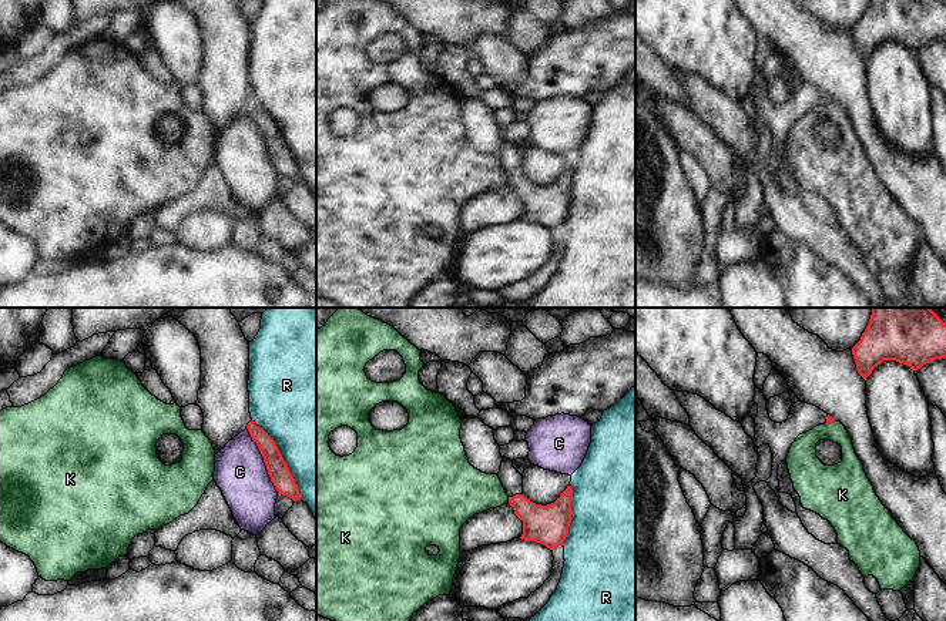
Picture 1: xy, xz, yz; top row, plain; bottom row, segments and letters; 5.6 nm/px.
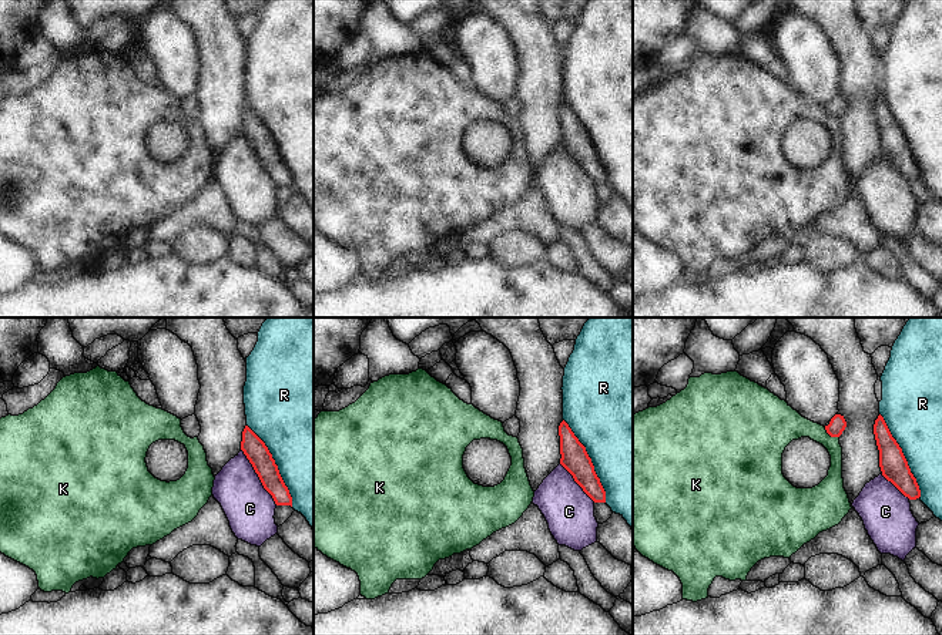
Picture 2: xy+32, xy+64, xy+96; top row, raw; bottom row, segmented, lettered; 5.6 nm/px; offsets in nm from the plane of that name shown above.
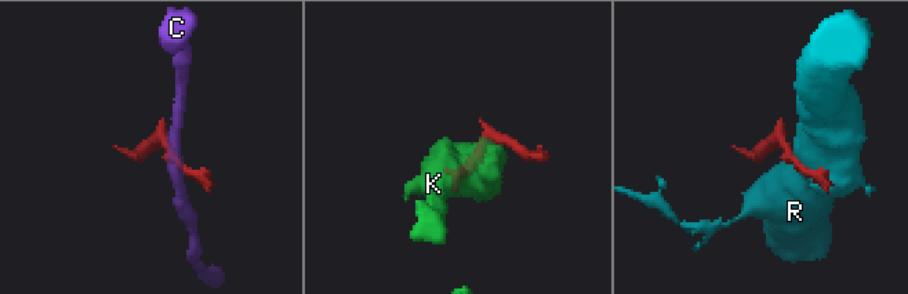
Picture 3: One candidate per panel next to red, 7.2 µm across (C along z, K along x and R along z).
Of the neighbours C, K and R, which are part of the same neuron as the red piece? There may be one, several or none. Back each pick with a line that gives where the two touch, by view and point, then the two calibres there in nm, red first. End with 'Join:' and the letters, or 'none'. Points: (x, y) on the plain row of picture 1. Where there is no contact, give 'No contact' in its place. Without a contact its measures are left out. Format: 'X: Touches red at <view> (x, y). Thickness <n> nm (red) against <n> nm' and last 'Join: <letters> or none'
Join: none.

